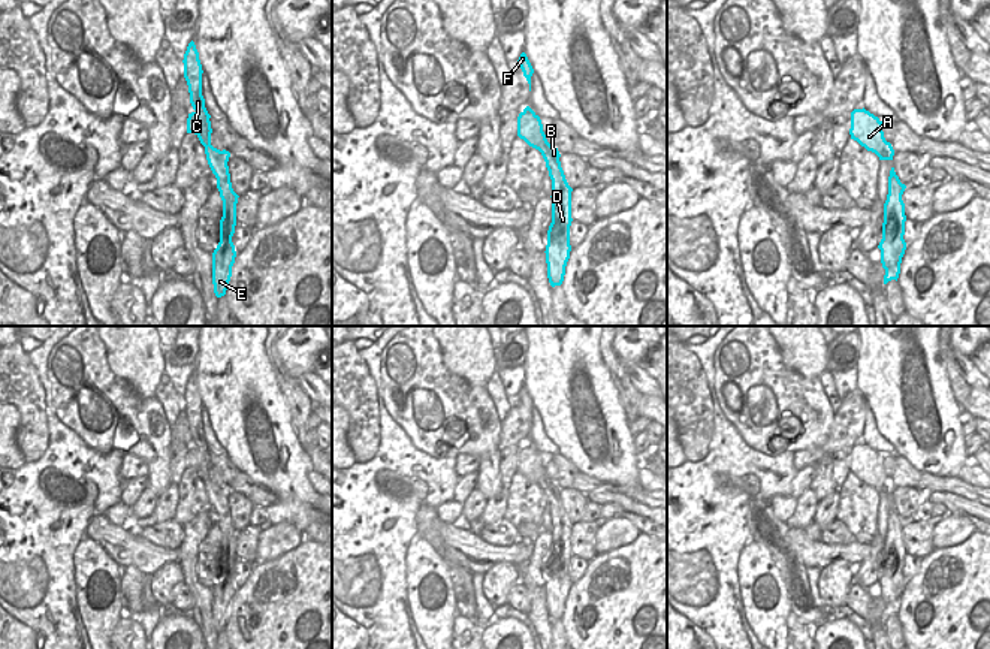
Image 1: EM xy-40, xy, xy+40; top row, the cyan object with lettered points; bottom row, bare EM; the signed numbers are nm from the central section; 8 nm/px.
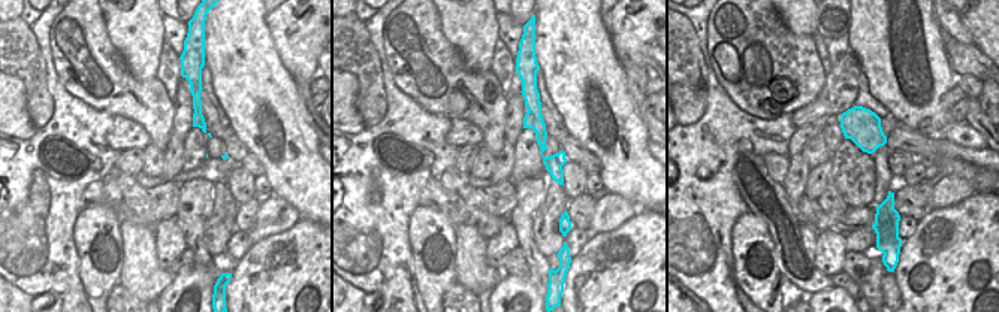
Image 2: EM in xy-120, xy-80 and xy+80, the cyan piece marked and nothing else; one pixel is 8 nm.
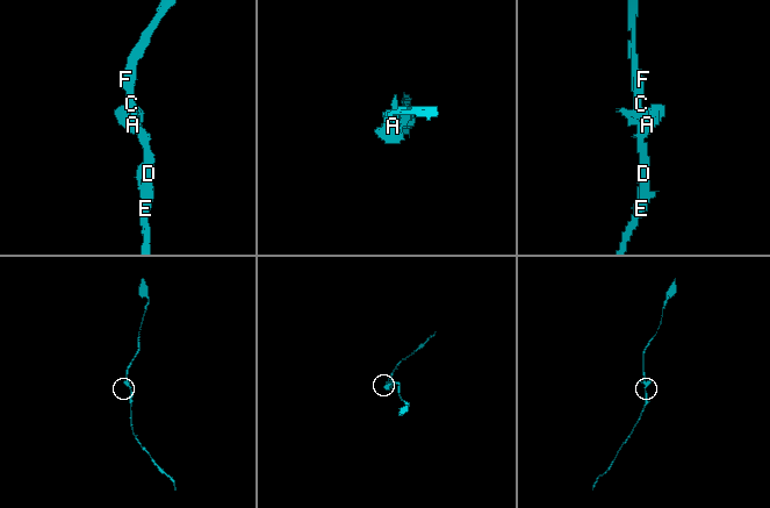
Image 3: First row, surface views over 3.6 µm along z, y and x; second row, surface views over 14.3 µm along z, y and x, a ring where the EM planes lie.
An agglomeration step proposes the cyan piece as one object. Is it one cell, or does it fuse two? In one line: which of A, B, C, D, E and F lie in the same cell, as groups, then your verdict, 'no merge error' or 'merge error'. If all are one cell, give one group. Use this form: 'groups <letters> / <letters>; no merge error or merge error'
groups A / B C D E F; merge error

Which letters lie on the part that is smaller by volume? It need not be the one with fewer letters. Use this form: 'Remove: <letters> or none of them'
Remove: A

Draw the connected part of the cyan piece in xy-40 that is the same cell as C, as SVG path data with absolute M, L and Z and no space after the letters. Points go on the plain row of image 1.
M191 375L184 389L184 413L188 420L190 438L196 449L200 452L200 464L197 473L206 485L206 495L217 513L217 523L223 535L223 552L220 555L220 577L212 588L212 619L217 633L226 630L232 612L232 601L235 598L236 586L232 577L236 561L236 538L238 529L232 523L229 508L230 487L217 485L211 480L211 450L205 443L202 431L202 399L194 377Z

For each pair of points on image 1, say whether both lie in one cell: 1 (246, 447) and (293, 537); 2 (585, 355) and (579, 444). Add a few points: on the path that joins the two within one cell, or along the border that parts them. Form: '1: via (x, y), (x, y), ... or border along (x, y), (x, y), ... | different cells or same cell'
1: border along (272, 522), (290, 522), (302, 533) | different cells
2: via (569, 376), (570, 414), (573, 422) | same cell

